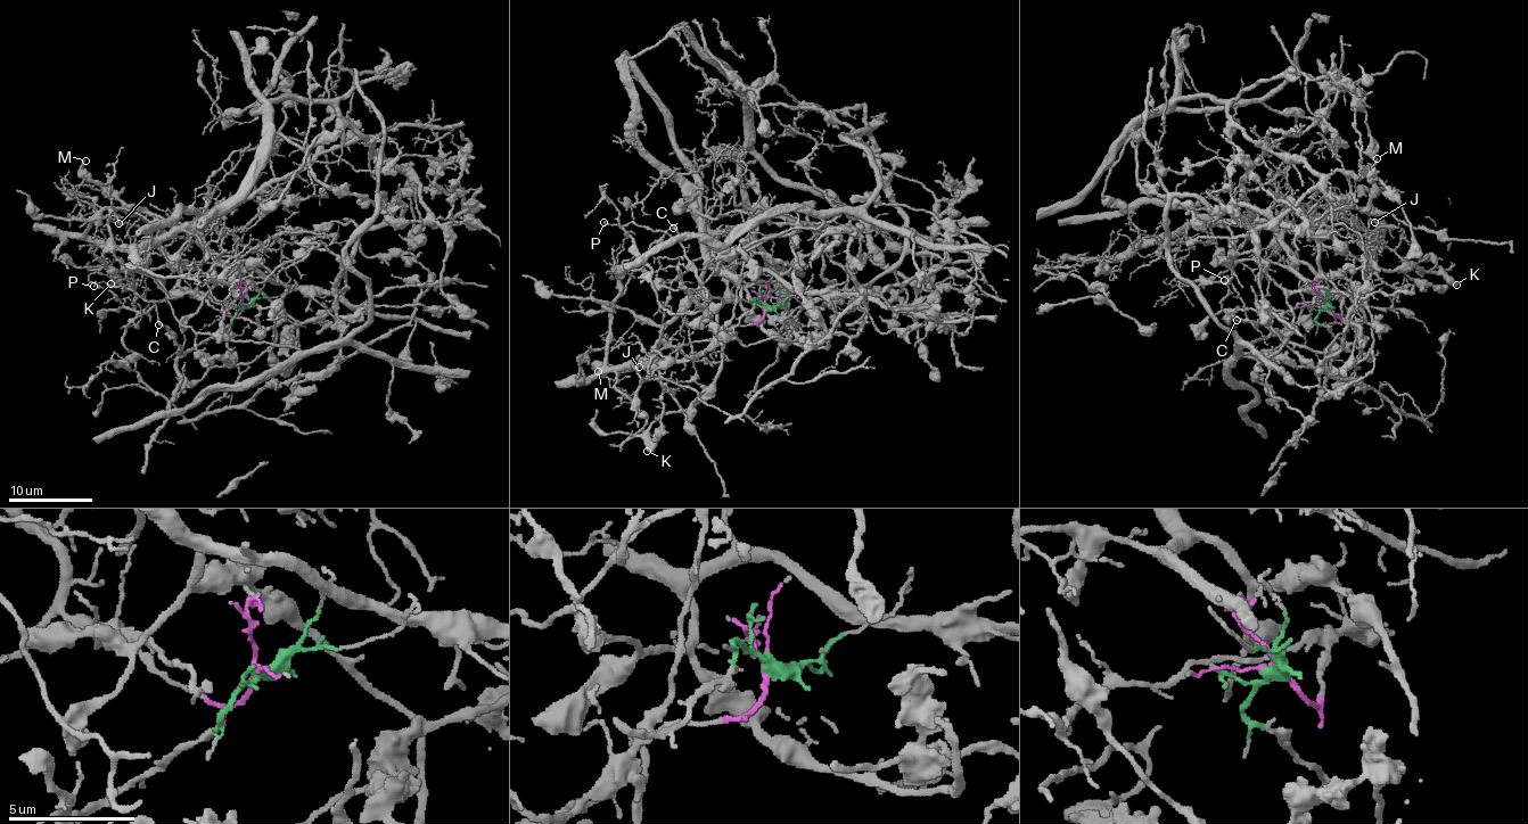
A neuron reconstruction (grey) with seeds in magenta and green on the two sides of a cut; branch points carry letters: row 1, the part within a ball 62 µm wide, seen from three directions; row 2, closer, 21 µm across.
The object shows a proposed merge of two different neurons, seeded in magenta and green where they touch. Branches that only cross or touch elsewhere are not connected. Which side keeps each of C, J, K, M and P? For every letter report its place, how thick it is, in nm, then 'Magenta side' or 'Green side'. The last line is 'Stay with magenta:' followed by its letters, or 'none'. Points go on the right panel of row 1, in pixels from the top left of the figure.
C: Place: (1237, 320). Thickness 170 nm. Green side
J: Place: (1374, 222). Thickness 90 nm. Magenta side
K: Place: (1456, 285). Thickness 550 nm. Green side
M: Place: (1377, 158). Thickness 180 nm. Green side
P: Place: (1224, 280). Thickness 120 nm. Green side
Stay with magenta: J

